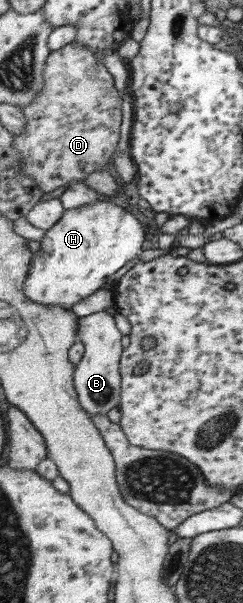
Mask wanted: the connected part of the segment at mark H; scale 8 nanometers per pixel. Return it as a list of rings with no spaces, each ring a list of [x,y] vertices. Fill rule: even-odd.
[[[99,197],[92,204],[64,210],[59,220],[45,231],[39,242],[40,248],[29,262],[29,270],[23,282],[23,295],[28,300],[44,306],[61,306],[69,310],[81,298],[101,289],[110,274],[125,266],[133,258],[138,258],[145,240],[143,240],[143,228],[133,214]]]

